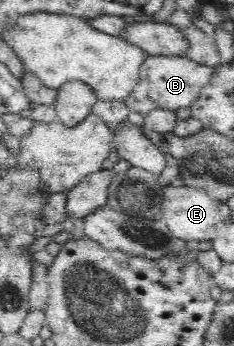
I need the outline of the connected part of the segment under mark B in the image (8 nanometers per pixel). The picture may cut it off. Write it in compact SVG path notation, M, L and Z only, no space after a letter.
M147 56L140 66L138 84L133 88L132 94L126 98L125 103L134 112L148 114L156 109L188 108L195 100L200 98L202 88L212 80L216 74L216 67L200 64L188 56Z

